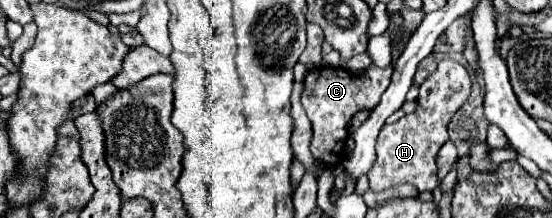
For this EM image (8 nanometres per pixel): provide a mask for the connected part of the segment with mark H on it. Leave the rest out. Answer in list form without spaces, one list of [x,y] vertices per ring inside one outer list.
[[[445,59],[437,65],[437,71],[419,85],[417,109],[393,125],[381,127],[377,137],[377,159],[367,173],[371,191],[383,191],[401,183],[409,183],[417,187],[417,191],[433,191],[439,185],[435,157],[449,139],[447,125],[459,107],[467,101],[469,91],[471,79],[461,63]]]

